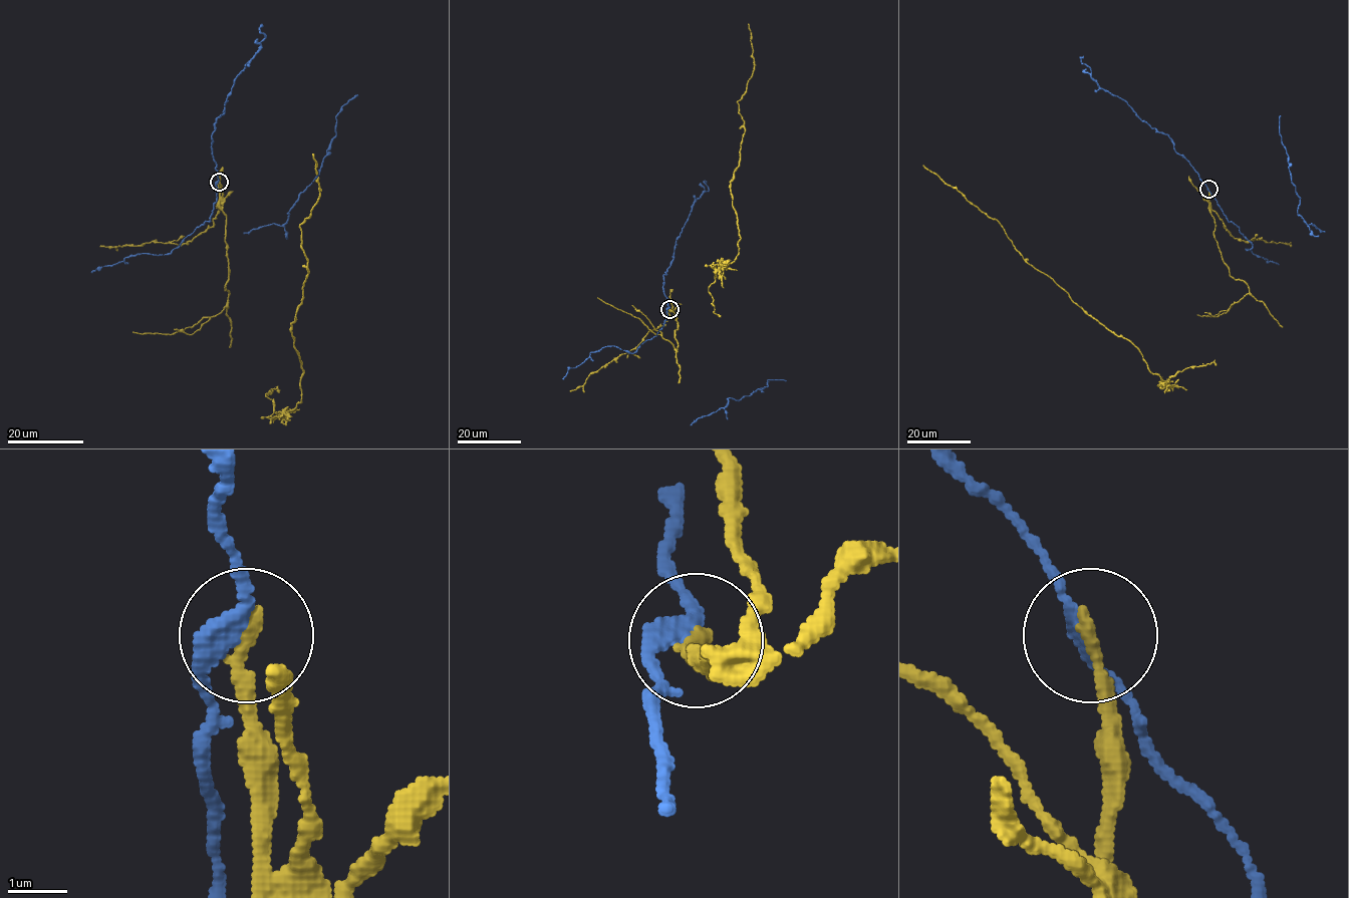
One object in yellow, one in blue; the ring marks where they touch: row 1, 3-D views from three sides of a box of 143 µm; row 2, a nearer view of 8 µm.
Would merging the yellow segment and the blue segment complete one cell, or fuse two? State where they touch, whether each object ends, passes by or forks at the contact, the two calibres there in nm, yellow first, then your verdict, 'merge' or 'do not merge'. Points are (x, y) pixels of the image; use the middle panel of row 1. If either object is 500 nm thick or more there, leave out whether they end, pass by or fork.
at (669, 309); yellow ends there; blue passes by; 240 nm thick on the yellow side, 280 nm on the other; do not merge

